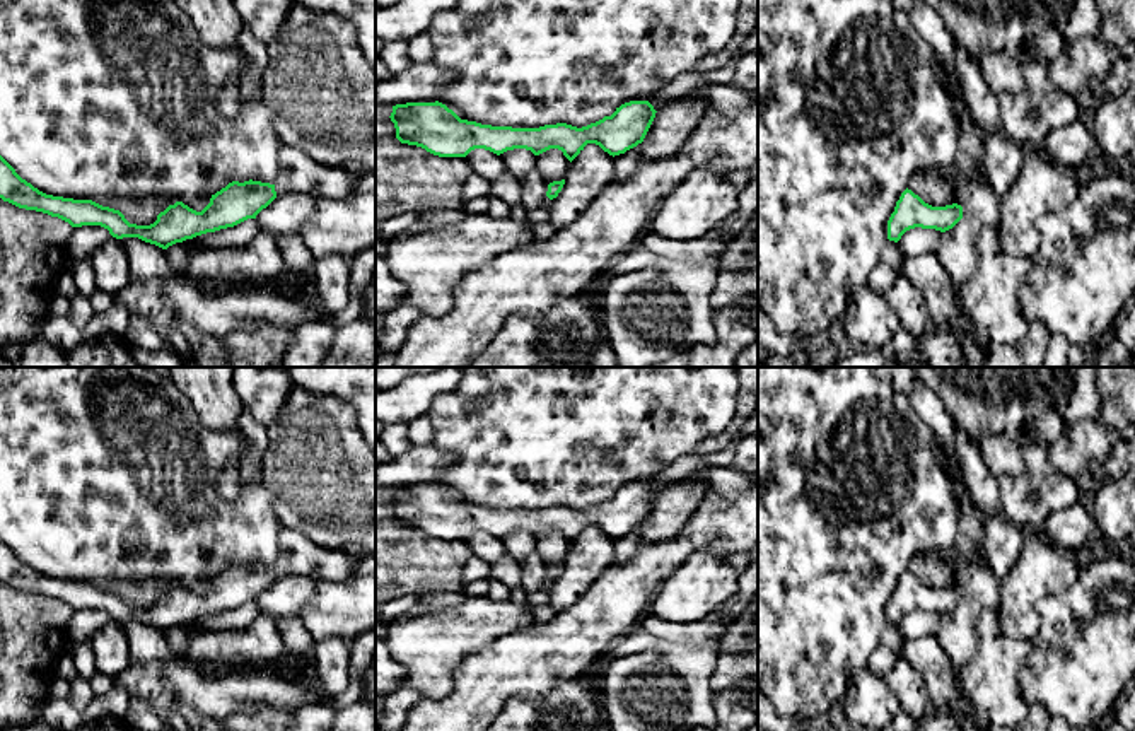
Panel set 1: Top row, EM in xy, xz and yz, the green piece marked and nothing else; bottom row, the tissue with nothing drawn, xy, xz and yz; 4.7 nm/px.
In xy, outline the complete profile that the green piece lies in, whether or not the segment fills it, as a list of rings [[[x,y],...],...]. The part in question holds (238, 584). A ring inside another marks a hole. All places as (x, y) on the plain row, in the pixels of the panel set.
[[[283,526],[273,567],[253,562],[232,564],[212,577],[210,586],[201,594],[176,584],[160,594],[154,606],[137,608],[130,606],[119,593],[102,589],[92,582],[73,582],[39,574],[0,538],[0,581],[3,584],[58,599],[72,610],[101,608],[116,622],[138,620],[162,632],[256,601],[263,591],[283,576],[304,576],[316,582],[346,581],[357,560],[343,550],[319,547],[307,535]]]

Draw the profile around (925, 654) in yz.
[[[934,635],[905,640],[901,658],[922,675],[930,704],[935,709],[957,704],[963,714],[975,724],[976,716],[969,695],[961,681],[954,678],[949,658]]]

